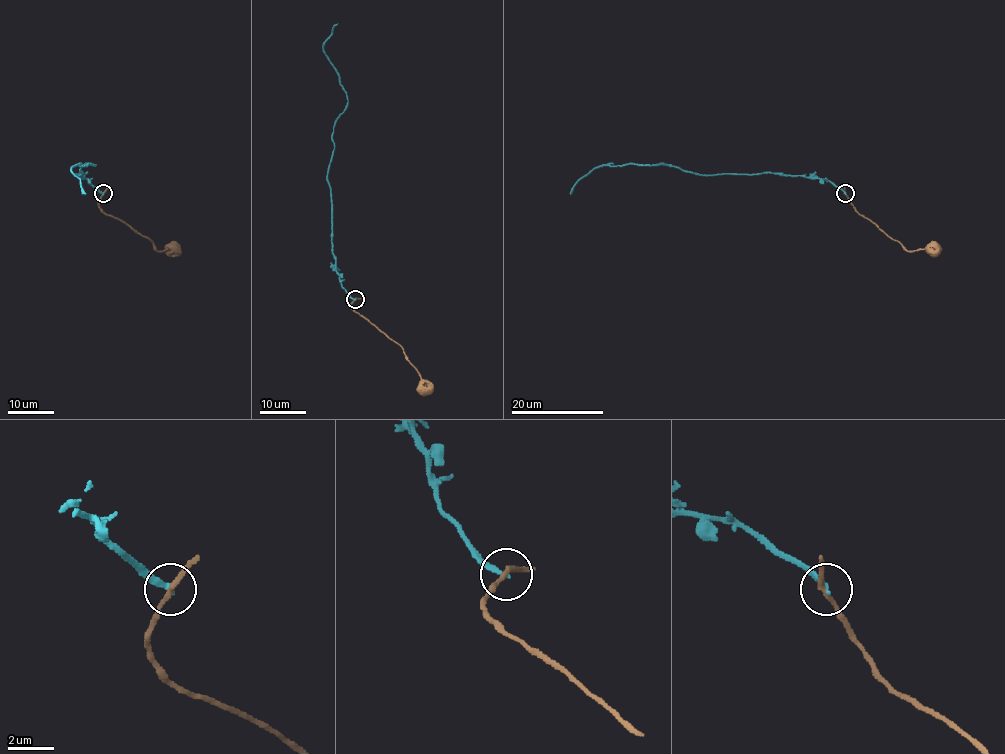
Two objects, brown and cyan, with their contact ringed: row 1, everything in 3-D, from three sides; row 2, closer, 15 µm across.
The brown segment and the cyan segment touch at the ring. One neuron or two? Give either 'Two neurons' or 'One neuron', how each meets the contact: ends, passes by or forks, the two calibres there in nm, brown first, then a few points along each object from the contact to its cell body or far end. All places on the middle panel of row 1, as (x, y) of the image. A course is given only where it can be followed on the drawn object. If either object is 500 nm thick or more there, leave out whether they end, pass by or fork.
Two neurons. At the ring brown passes by. At the ring cyan ends. Thickness 200 nm (brown) against 220 nm. Course of brown: (355, 300), (351, 307), (399, 345), (421, 377), (421, 387), (429, 393). Course of cyan: (355, 300), (341, 284), (333, 252), (327, 172), (335, 120), (348, 96), (323, 48), (337, 24)

